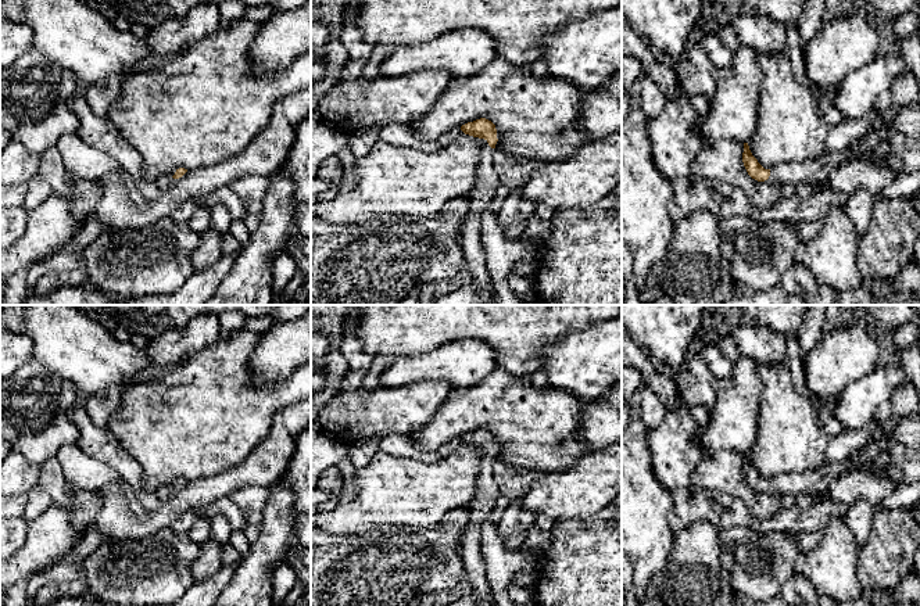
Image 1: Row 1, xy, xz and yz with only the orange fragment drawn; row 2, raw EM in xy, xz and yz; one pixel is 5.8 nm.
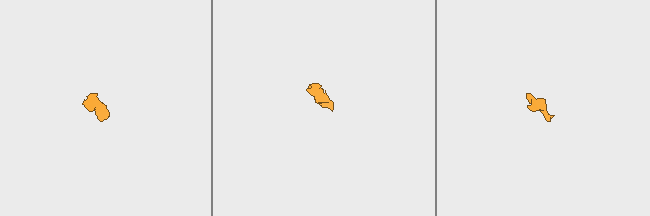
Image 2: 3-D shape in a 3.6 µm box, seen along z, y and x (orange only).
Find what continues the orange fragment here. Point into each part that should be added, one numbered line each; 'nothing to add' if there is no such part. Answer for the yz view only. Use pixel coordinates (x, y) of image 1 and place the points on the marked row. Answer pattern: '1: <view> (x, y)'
1: yz (905, 153)

